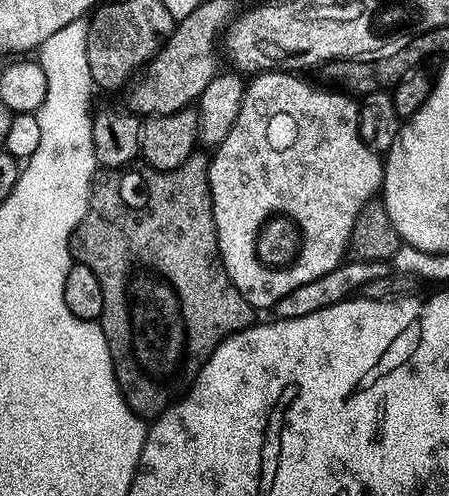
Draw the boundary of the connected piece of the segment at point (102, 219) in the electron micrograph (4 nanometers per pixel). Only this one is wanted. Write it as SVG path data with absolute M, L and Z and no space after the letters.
M193 154L188 157L186 162L182 162L182 166L178 166L174 170L157 172L154 168L145 167L141 176L131 176L131 171L128 170L121 172L116 170L101 171L92 182L88 197L88 212L76 227L75 232L72 233L70 247L73 257L79 263L90 266L90 270L94 270L94 278L98 278L98 286L102 286L104 301L102 302L102 314L98 323L108 343L116 381L120 383L120 393L124 395L124 401L141 418L161 416L168 407L176 403L188 391L192 381L200 373L200 369L212 356L213 350L233 332L250 328L254 323L254 317L252 317L254 310L250 306L250 302L246 302L246 298L242 298L240 291L232 284L220 257L216 223L212 213L212 195L208 189L208 161L207 155Z

